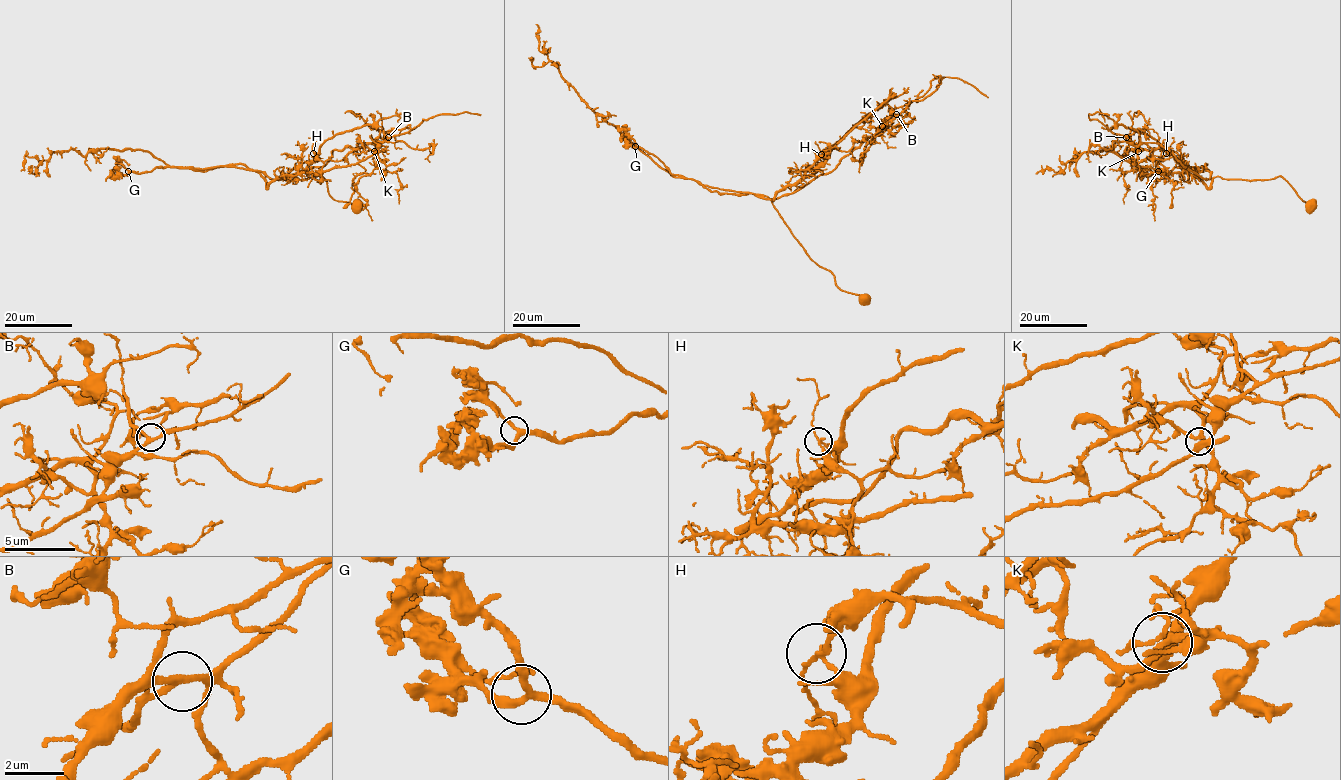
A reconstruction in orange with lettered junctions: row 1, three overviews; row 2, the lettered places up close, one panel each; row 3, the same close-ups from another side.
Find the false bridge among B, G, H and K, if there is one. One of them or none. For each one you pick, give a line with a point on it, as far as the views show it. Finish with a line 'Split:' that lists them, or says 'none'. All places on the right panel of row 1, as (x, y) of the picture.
H: Place: (1166, 153)
Split: H

